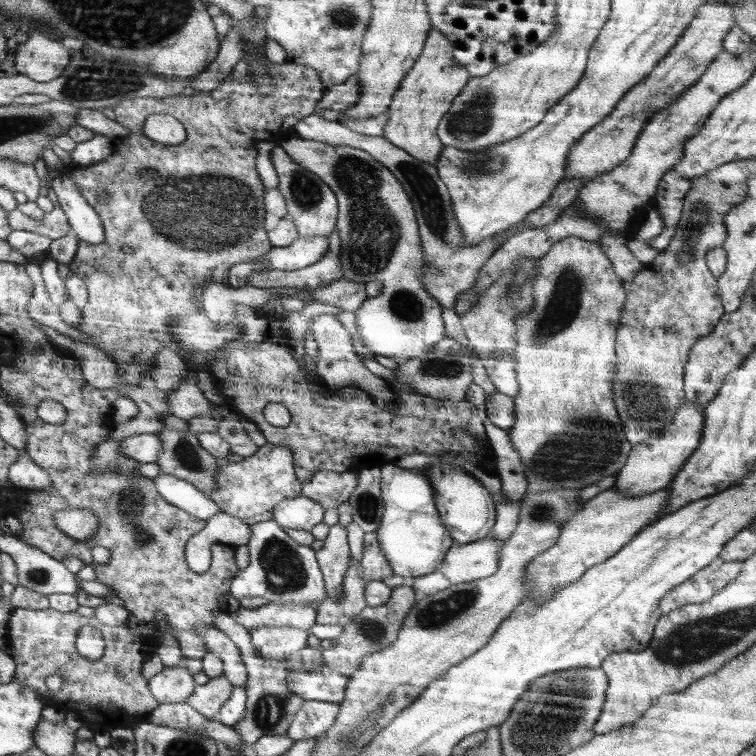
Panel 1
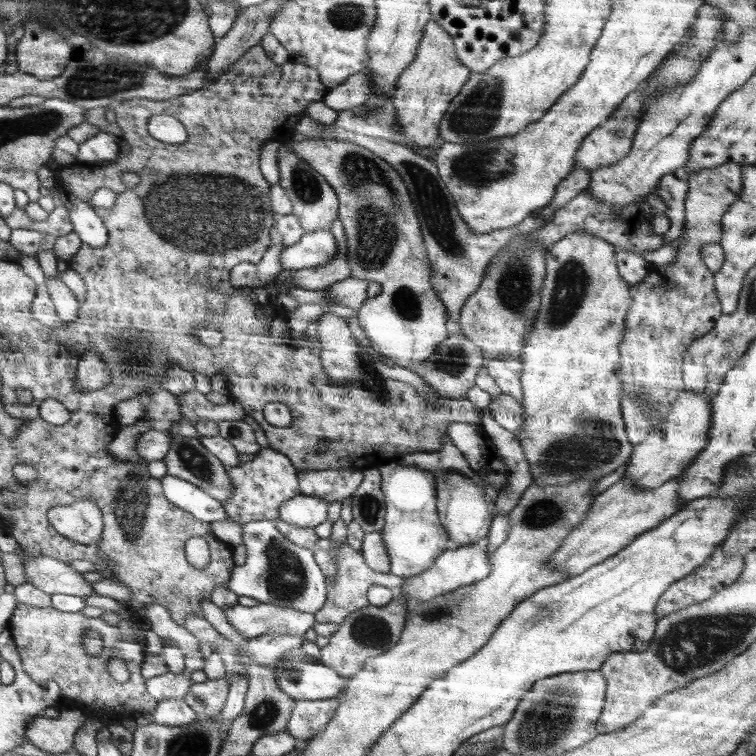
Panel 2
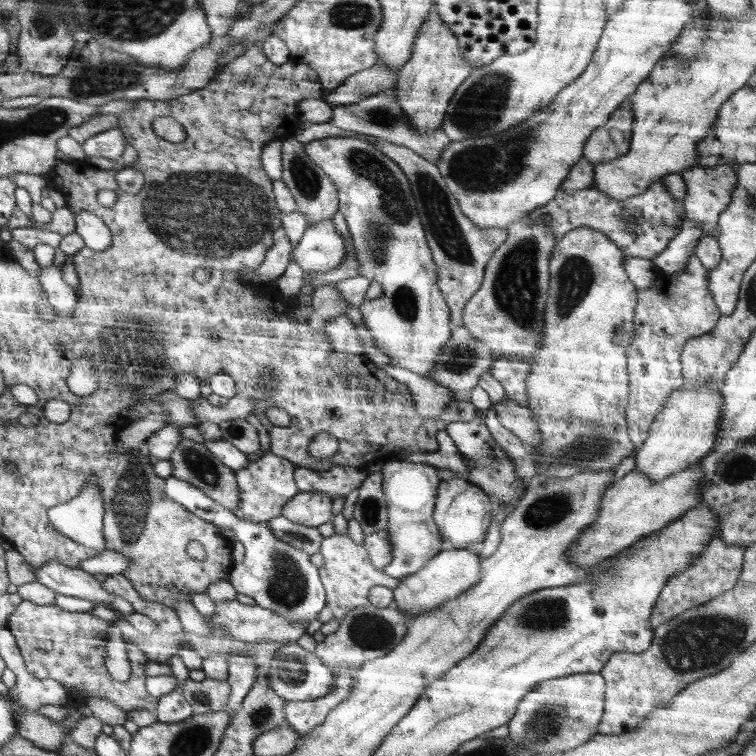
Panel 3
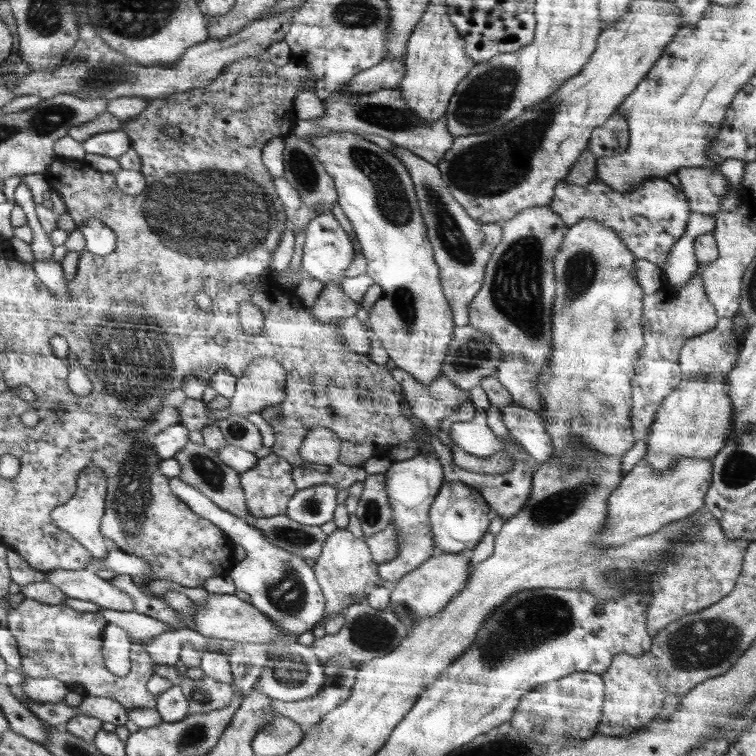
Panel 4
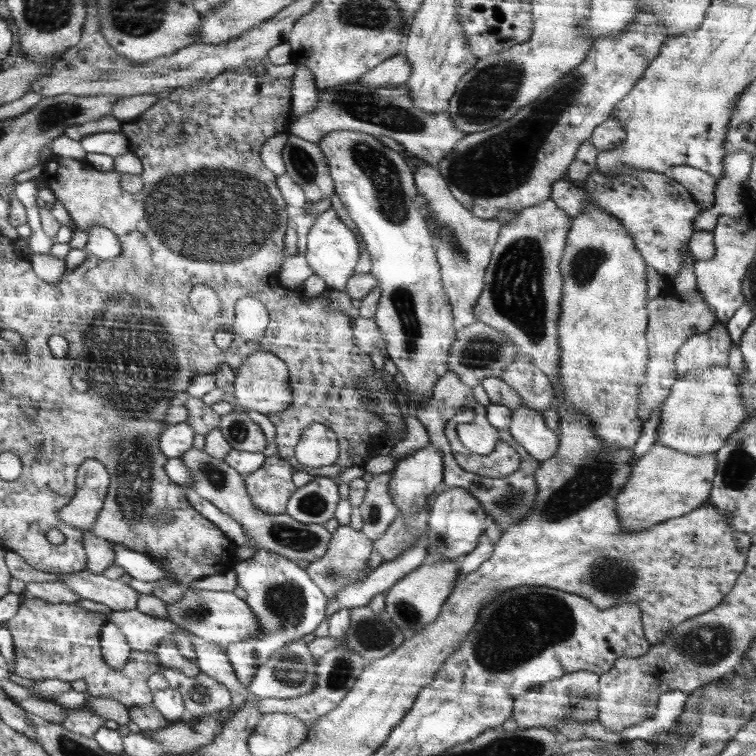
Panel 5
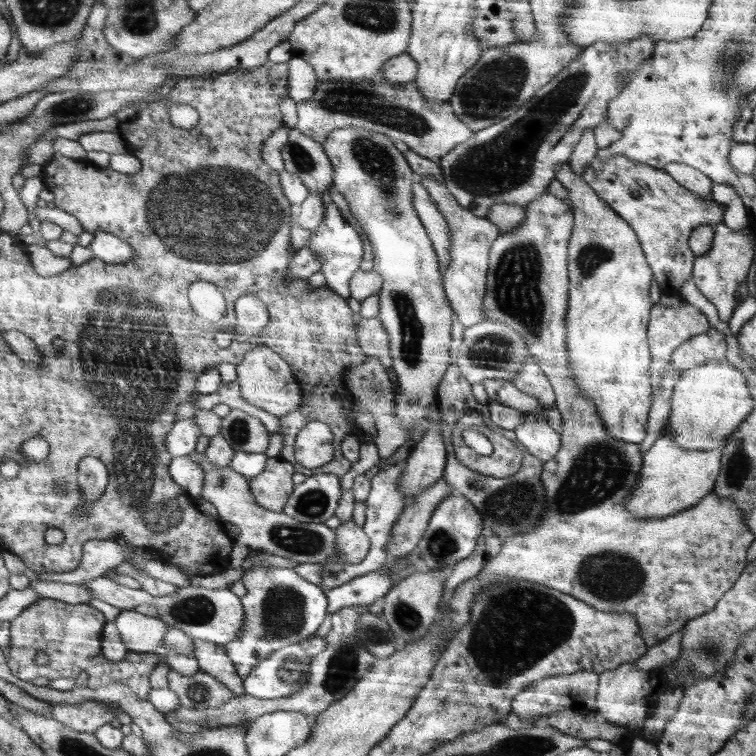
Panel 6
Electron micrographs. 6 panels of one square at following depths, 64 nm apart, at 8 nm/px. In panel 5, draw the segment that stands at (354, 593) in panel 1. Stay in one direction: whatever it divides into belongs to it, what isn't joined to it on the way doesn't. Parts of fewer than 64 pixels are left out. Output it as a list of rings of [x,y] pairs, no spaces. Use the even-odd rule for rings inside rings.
[[[349,524],[340,525],[334,535],[332,542],[326,553],[318,561],[312,561],[305,569],[311,575],[311,578],[322,588],[323,594],[329,600],[334,599],[336,592],[342,591],[348,585],[354,585],[355,582],[364,578],[370,571],[369,558],[373,550],[372,540],[370,540],[361,530],[354,530]]]

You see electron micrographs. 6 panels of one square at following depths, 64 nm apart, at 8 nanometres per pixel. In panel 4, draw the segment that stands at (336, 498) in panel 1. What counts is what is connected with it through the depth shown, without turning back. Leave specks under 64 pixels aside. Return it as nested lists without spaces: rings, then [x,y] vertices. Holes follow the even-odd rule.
[[[336,462],[329,473],[321,473],[310,469],[293,469],[293,481],[297,490],[327,484],[336,490],[347,490],[355,482],[364,482],[367,477],[363,466],[350,466]]]

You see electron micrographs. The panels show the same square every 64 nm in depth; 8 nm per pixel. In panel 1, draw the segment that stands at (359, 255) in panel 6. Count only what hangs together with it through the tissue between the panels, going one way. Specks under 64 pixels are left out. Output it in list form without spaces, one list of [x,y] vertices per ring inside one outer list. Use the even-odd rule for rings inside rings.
[[[328,236],[298,238],[290,246],[273,247],[263,258],[269,268],[290,271],[316,264],[328,248]]]

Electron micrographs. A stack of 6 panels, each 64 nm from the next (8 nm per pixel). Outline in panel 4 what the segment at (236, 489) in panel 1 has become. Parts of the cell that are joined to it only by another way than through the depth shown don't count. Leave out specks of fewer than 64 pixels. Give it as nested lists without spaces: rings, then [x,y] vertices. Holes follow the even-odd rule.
[[[271,453],[255,462],[253,467],[240,473],[240,481],[245,491],[246,502],[251,514],[256,518],[268,518],[285,514],[287,504],[297,491],[293,481],[293,466],[281,456]]]

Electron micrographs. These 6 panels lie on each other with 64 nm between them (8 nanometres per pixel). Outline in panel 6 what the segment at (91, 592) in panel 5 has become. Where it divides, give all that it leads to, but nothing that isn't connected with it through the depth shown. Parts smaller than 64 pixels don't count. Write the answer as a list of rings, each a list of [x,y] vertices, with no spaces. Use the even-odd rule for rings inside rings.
[[[104,575],[85,582],[86,587],[94,592],[99,600],[104,600],[119,609],[134,609],[140,604],[150,604],[158,609],[158,618],[170,628],[180,629],[192,639],[200,639],[214,644],[227,645],[229,642],[239,637],[240,630],[243,629],[246,611],[243,608],[242,600],[233,591],[206,590],[206,588],[193,588],[192,586],[180,587],[172,595],[154,598],[143,589],[130,589],[115,583],[112,577]]]

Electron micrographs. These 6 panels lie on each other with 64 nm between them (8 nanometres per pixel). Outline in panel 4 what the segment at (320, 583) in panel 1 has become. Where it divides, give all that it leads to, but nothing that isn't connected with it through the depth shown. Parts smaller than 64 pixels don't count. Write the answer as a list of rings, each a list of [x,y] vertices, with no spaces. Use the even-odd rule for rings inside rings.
[[[179,479],[170,480],[171,490],[187,503],[196,514],[215,523],[220,530],[232,537],[234,542],[246,550],[246,557],[238,561],[229,574],[236,589],[250,596],[251,606],[266,614],[286,636],[300,636],[304,632],[313,631],[316,624],[325,617],[326,596],[318,581],[315,569],[310,567],[302,557],[296,556],[286,549],[273,545],[263,532],[244,519],[232,514],[225,514],[218,505],[206,500],[202,493],[190,485],[183,484]]]

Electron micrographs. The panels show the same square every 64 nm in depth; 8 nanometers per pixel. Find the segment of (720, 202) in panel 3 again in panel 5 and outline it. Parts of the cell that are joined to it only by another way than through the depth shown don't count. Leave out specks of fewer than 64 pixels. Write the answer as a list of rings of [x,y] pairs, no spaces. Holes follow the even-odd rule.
[[[672,166],[668,175],[676,180],[692,195],[692,200],[701,208],[709,209],[715,205],[715,192],[718,190],[718,180],[712,178],[706,171],[693,166]]]

